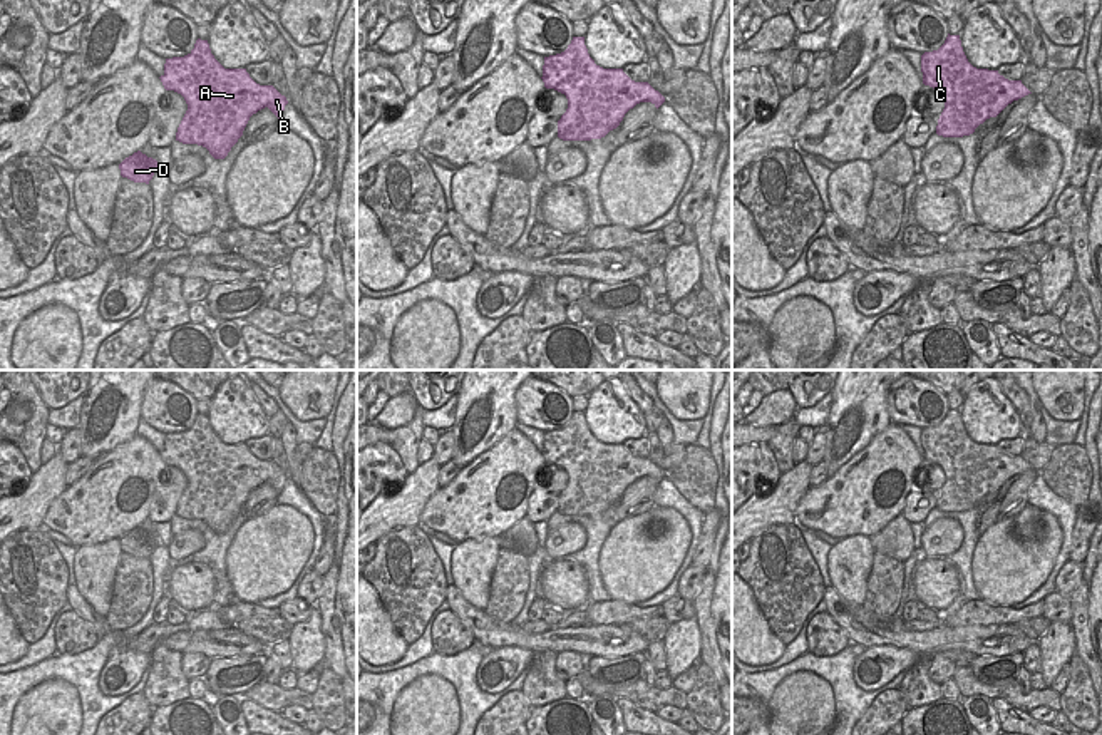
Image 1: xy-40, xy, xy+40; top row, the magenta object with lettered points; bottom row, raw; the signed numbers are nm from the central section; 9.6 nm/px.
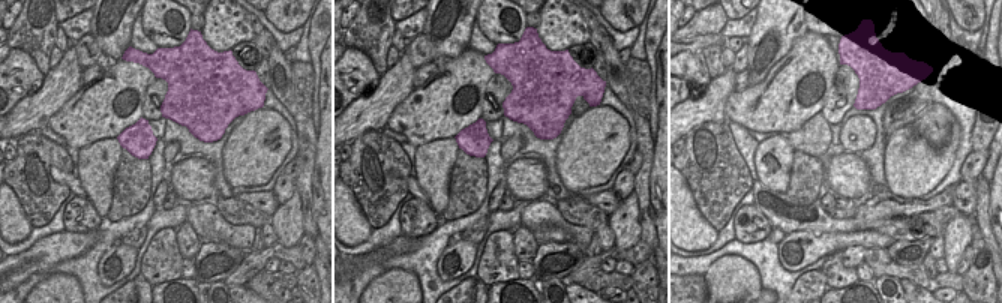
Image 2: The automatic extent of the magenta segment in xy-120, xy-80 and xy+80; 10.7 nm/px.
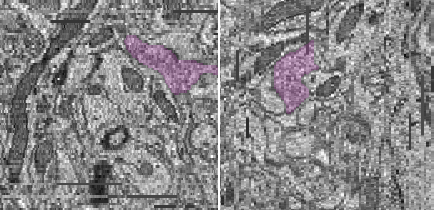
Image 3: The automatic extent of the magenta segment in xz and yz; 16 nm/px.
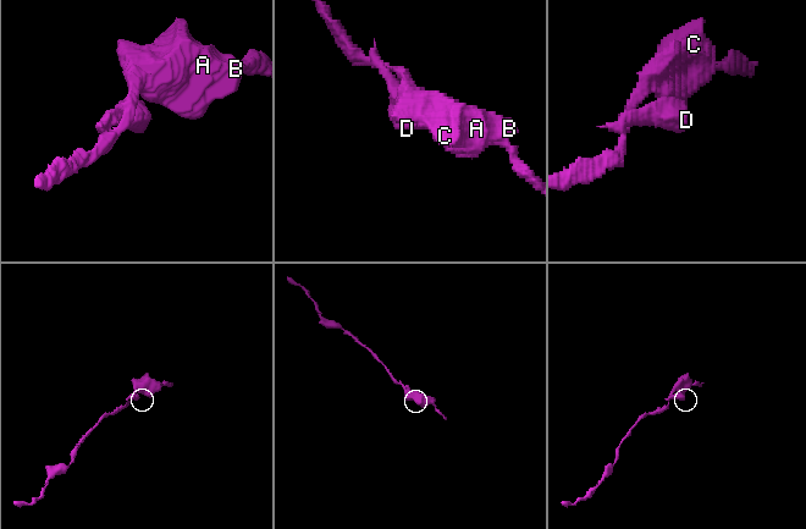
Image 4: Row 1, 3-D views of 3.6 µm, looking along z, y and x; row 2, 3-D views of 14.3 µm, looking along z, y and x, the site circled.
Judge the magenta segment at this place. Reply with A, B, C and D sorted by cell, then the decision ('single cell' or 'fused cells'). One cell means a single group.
A B C / D | fused cells

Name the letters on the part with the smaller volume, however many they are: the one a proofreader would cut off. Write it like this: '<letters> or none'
D

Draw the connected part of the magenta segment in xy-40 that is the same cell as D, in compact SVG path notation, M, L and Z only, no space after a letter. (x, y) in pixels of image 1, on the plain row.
M141 526L126 532L119 539L119 544L122 553L127 553L134 558L146 558L146 559L149 559L156 546L162 546L156 534L147 532Z

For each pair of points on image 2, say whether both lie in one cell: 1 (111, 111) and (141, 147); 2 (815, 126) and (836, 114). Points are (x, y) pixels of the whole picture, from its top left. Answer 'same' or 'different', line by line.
1: different
2: different

